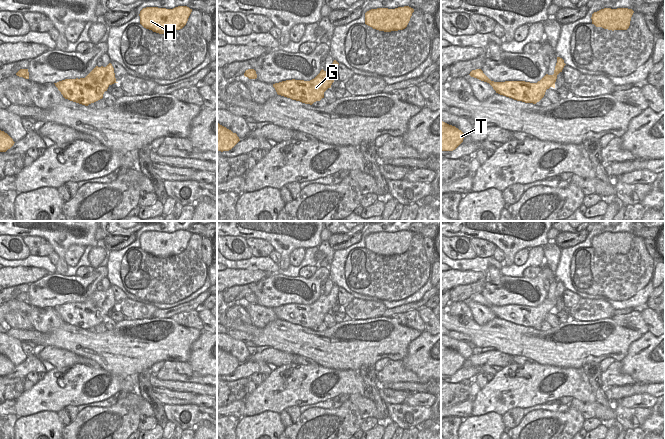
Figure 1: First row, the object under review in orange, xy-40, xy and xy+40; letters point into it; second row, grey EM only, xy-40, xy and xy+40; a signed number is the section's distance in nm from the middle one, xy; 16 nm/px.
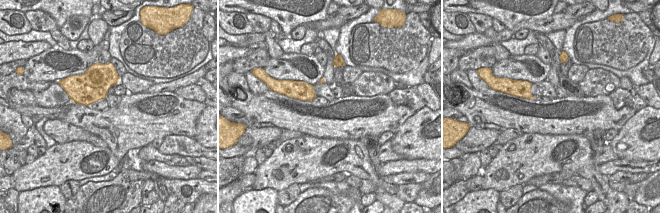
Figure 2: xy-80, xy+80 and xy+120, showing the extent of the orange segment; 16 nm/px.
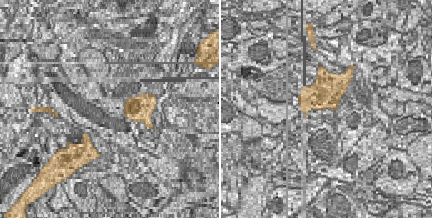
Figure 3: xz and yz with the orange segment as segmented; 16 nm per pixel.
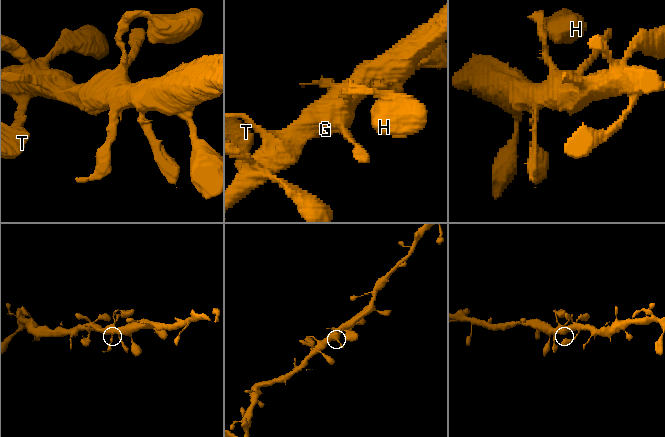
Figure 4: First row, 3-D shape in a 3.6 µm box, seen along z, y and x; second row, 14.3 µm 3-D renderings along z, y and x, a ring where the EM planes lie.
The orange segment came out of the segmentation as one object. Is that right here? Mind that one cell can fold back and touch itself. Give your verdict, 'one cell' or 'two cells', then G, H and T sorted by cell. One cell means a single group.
one cell; G H T

